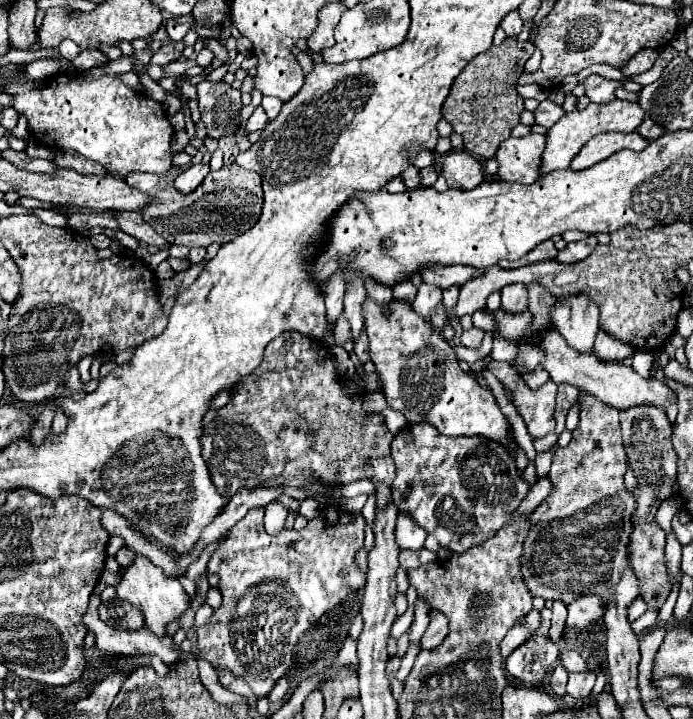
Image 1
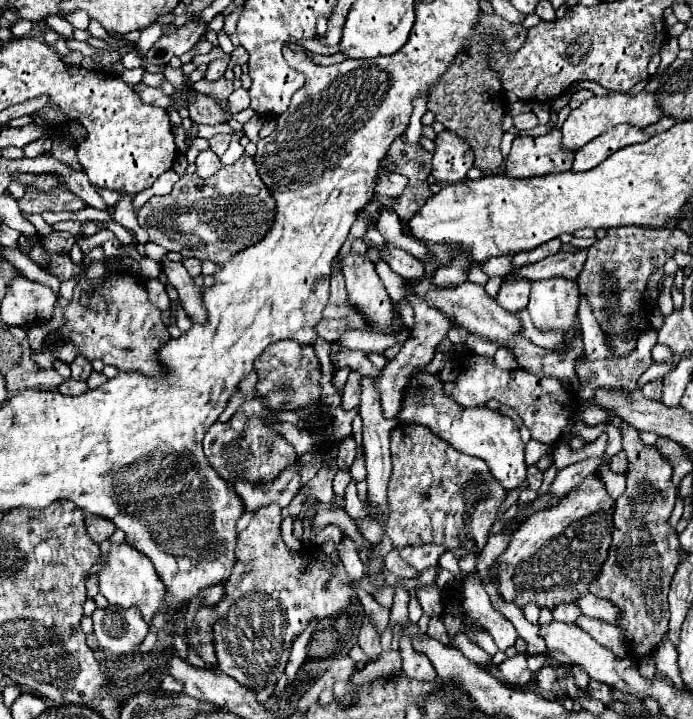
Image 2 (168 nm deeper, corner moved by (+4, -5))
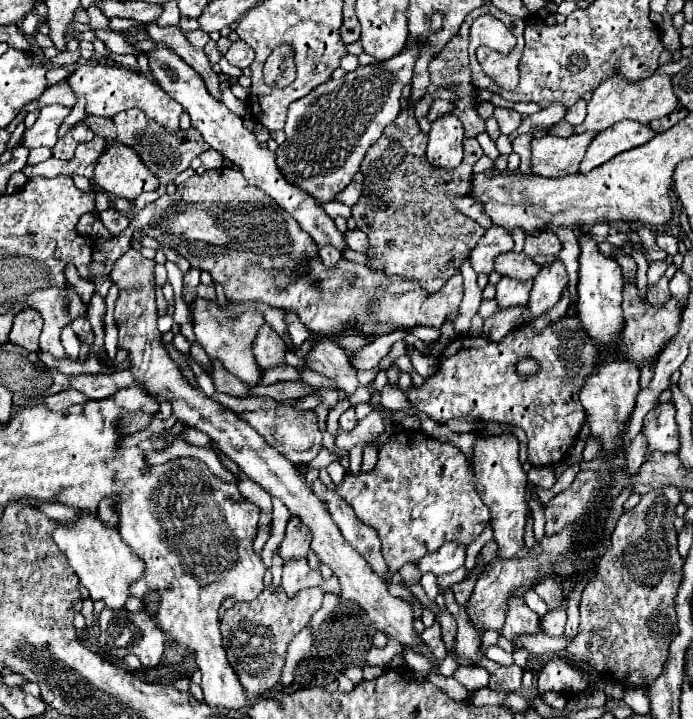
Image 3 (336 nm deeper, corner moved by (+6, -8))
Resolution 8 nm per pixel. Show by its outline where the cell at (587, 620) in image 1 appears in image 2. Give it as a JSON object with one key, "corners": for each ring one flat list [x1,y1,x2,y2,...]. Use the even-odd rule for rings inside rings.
{"corners":[[559,604,551,612,553,612,553,620,565,622,565,624,573,624,577,620,577,616,581,614,581,610,575,604]]}

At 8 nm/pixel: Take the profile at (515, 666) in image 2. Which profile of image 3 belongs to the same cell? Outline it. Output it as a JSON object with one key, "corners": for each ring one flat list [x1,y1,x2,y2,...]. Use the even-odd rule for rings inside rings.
{"corners":[[519,665,499,667,495,673,491,673,489,687,511,693,511,691,517,691,521,687,521,677,523,677,523,669]]}

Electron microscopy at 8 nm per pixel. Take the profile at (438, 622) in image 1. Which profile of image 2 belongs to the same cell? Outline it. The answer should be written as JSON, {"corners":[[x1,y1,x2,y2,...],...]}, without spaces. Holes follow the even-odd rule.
{"corners":[[433,616,433,618,431,618,427,634,429,634,431,638,439,640,441,644,449,644,449,642,451,642,451,640,449,640,449,636,447,636,447,630,445,630,445,626,443,626,443,622,441,622,441,618,437,618,437,616]]}

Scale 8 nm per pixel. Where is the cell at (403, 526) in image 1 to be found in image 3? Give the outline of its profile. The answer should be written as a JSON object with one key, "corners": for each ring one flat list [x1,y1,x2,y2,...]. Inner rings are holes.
{"corners":[[449,541,447,545,443,545,441,549,437,549,435,553,427,553,425,557,421,557,417,561,417,569,421,573,435,573,435,575,447,575,455,569,459,569,465,561,465,545,457,545,453,541]]}

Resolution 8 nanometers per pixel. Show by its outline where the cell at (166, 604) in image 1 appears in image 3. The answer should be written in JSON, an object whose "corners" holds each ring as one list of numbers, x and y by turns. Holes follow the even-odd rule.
{"corners":[[77,511,77,523,61,523,55,529,53,541,65,553,71,569,77,573,79,581,89,589,93,601,101,599,109,609,121,609,129,597,129,587,143,577,143,559,139,559,119,537,117,527,105,527,97,515]]}

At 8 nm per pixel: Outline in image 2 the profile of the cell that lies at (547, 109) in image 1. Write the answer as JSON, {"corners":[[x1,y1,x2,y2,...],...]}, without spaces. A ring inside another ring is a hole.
{"corners":[[529,112,529,114,519,114,519,116,513,116,513,126,515,126,517,130,531,130,531,128,537,126,537,118,535,118,533,112]]}

